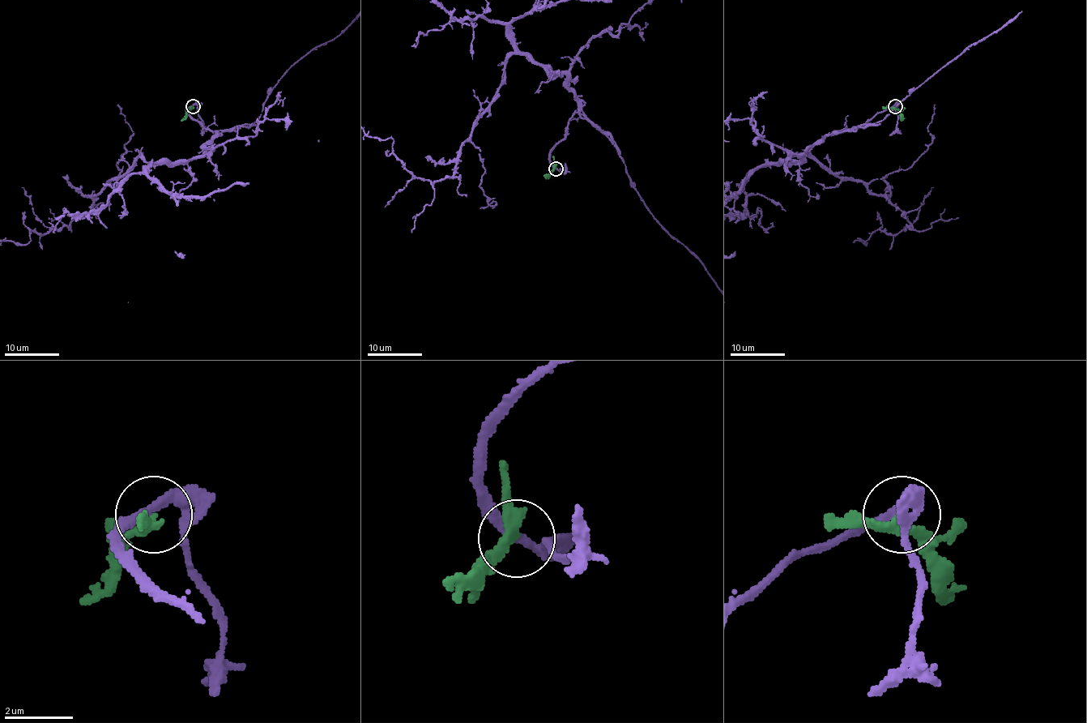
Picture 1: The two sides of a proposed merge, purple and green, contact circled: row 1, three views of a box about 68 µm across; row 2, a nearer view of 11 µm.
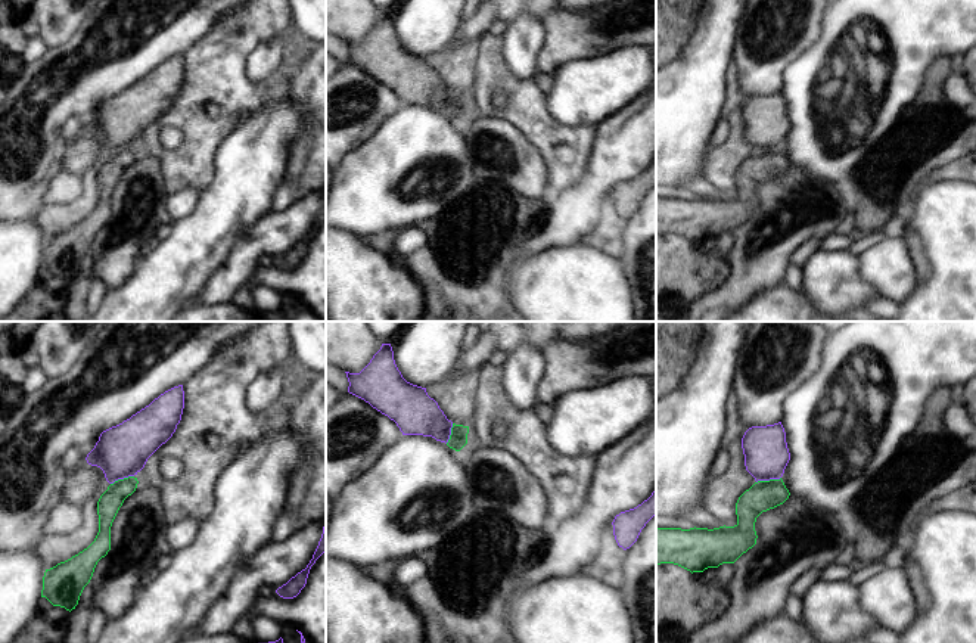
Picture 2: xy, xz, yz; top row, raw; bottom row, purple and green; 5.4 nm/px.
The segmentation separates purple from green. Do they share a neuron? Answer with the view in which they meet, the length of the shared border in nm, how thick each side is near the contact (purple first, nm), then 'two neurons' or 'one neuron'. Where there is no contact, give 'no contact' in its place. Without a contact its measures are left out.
contact in yz; length 140 nm; calibres 240 and 160 nm; two neurons

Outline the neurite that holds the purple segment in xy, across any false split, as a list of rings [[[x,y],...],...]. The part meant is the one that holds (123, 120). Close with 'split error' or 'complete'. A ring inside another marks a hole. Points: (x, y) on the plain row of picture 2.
[[[183,55],[165,60],[130,88],[103,100],[94,118],[87,124],[87,133],[100,137],[109,153],[137,145],[147,128],[172,106],[181,90],[183,78]]]; complete

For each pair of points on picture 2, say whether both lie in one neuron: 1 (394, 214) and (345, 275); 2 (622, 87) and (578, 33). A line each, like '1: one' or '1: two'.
1: two
2: two

